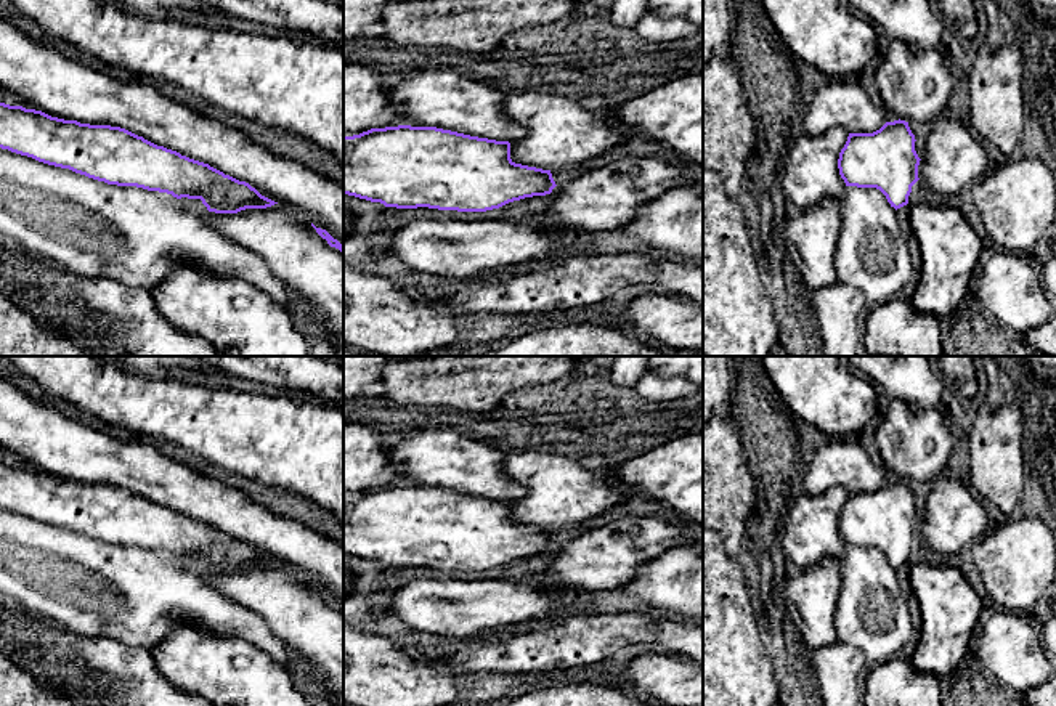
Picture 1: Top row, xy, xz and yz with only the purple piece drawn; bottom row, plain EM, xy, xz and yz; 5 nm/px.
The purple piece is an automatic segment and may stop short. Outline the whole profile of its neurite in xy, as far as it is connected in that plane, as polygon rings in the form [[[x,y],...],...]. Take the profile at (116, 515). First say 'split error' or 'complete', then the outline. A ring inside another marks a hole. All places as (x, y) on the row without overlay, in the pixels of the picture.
complete; [[[0,462],[0,507],[108,544],[201,558],[215,573],[278,563],[246,541],[125,488],[64,480],[22,465]]]

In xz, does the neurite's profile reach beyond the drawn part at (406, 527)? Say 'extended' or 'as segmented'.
as segmented

